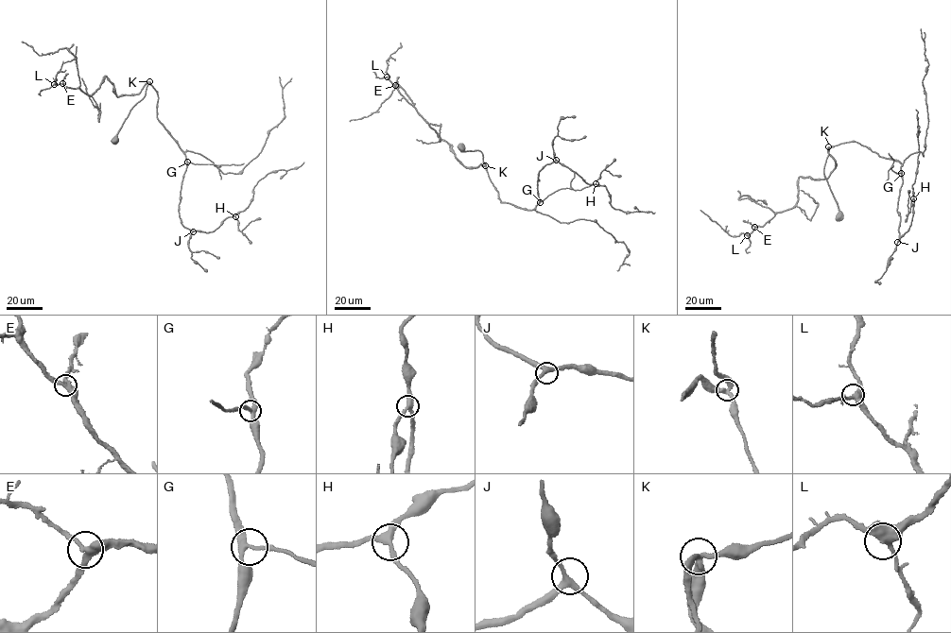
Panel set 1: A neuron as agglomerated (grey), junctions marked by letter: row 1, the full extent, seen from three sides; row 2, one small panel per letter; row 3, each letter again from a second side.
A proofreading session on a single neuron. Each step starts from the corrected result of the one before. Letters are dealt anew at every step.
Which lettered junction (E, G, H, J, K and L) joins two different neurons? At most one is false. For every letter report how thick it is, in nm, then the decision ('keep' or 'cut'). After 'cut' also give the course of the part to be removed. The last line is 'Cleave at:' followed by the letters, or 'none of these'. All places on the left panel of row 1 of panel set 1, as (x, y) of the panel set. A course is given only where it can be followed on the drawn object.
E: 340 nm thick; keep
G: 240 nm thick; keep
H: 300 nm thick; keep
J: 280 nm thick; keep
K: 320 nm thick; keep
L: 420 nm thick; keep
Cleave at: none of these

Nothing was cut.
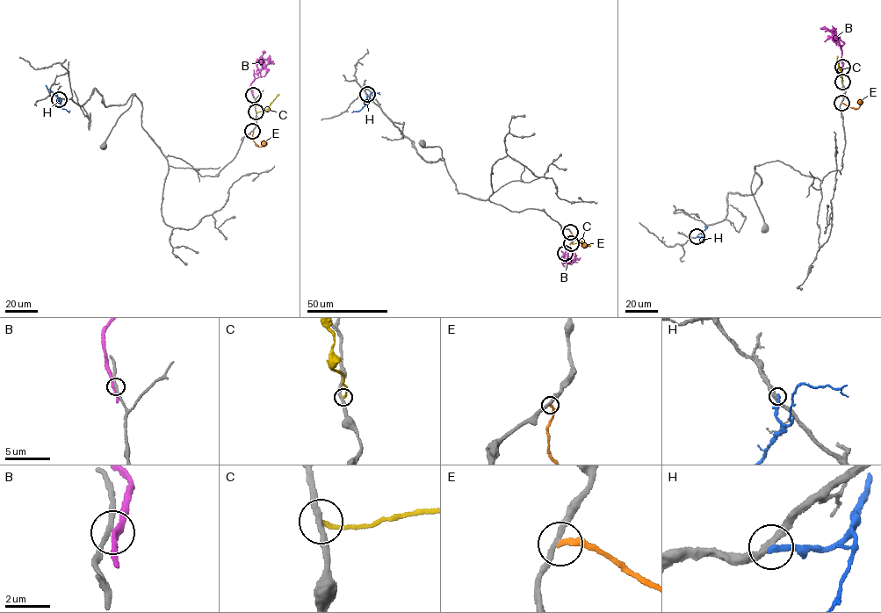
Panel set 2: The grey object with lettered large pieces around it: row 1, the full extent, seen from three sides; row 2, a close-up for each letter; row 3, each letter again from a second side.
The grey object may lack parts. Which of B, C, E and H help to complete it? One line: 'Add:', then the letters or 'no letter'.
Add: no letter

